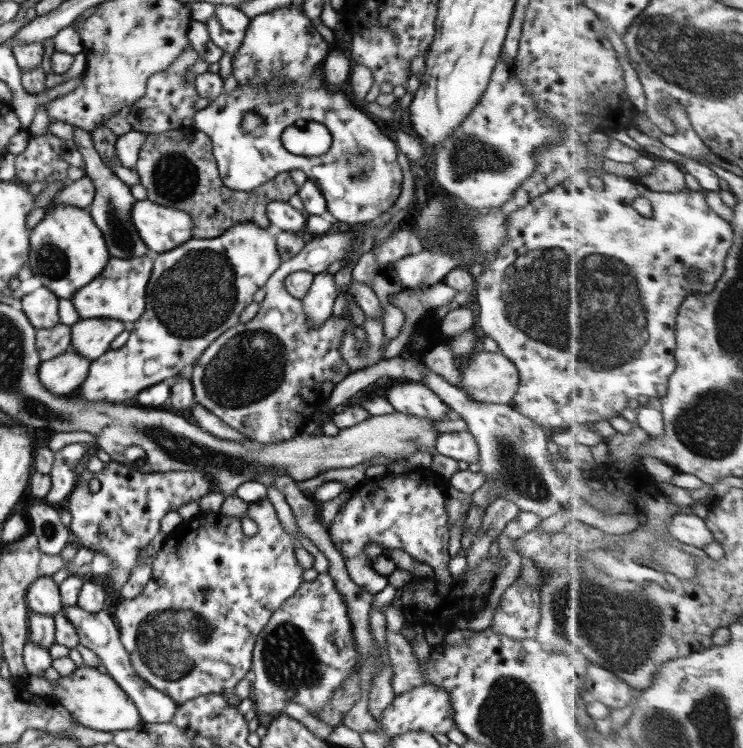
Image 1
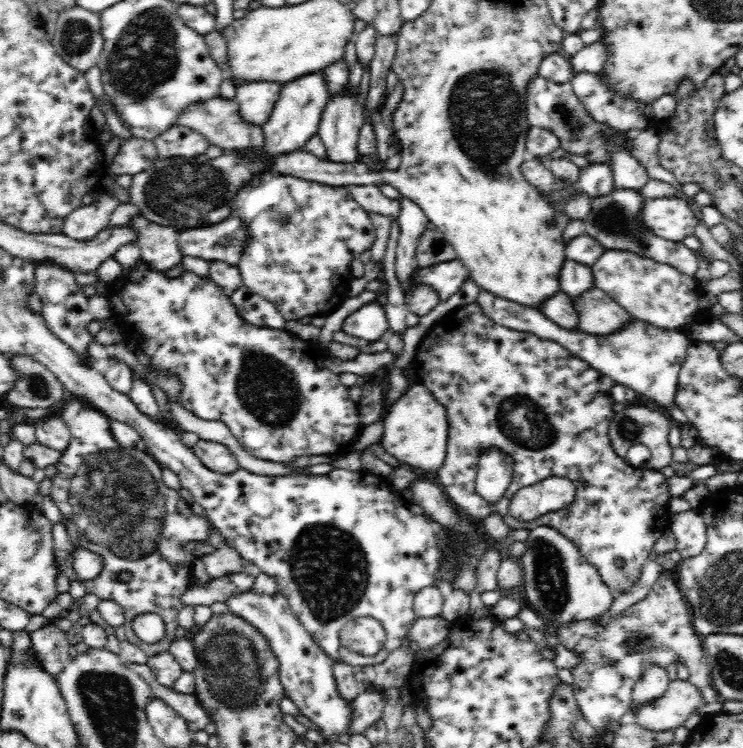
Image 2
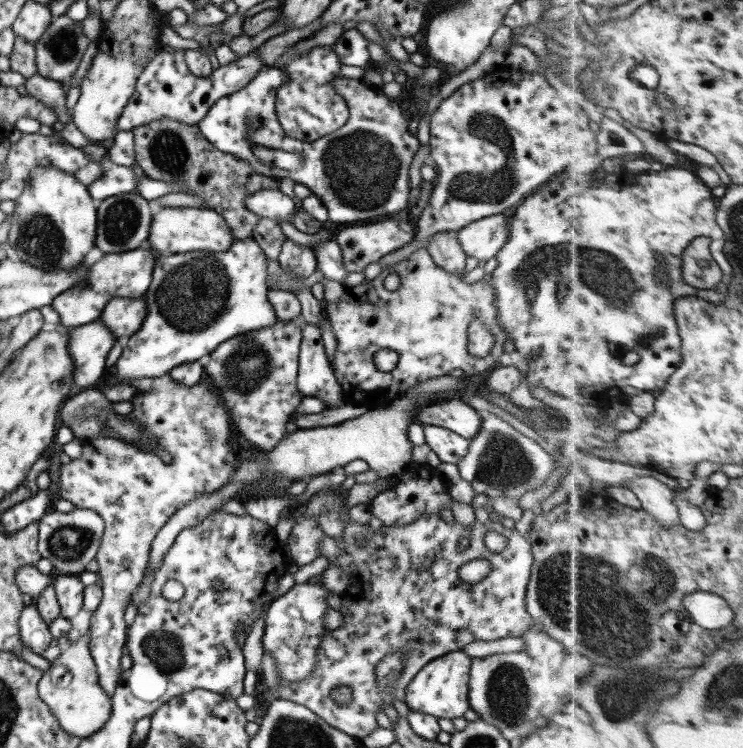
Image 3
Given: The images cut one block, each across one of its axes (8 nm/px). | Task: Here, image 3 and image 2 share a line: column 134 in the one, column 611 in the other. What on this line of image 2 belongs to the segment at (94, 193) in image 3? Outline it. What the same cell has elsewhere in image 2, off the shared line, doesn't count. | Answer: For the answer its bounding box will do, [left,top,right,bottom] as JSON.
[574,164,613,198]

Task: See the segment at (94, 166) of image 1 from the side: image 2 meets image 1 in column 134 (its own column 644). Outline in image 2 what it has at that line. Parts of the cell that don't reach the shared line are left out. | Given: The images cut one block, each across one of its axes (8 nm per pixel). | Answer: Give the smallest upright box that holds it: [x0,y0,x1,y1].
[584,188,699,276]

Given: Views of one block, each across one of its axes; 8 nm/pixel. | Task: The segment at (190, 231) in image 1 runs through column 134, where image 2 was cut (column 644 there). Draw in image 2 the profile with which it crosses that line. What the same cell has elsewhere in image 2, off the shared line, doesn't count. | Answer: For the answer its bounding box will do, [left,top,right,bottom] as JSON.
[640,197,699,242]

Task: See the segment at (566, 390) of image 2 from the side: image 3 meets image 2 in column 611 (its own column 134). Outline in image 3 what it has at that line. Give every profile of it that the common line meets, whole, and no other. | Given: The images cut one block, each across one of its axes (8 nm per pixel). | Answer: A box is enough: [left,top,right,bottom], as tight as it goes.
[59,374,236,698]

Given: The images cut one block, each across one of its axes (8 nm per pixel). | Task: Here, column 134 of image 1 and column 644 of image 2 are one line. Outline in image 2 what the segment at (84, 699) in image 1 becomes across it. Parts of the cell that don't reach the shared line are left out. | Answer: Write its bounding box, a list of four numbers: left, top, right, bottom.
[632,679,703,732]

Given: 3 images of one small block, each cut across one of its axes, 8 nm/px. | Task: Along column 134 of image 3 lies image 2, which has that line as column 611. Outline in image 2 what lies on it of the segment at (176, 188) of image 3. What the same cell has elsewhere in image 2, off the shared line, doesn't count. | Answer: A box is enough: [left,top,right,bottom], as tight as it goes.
[608,144,650,190]

